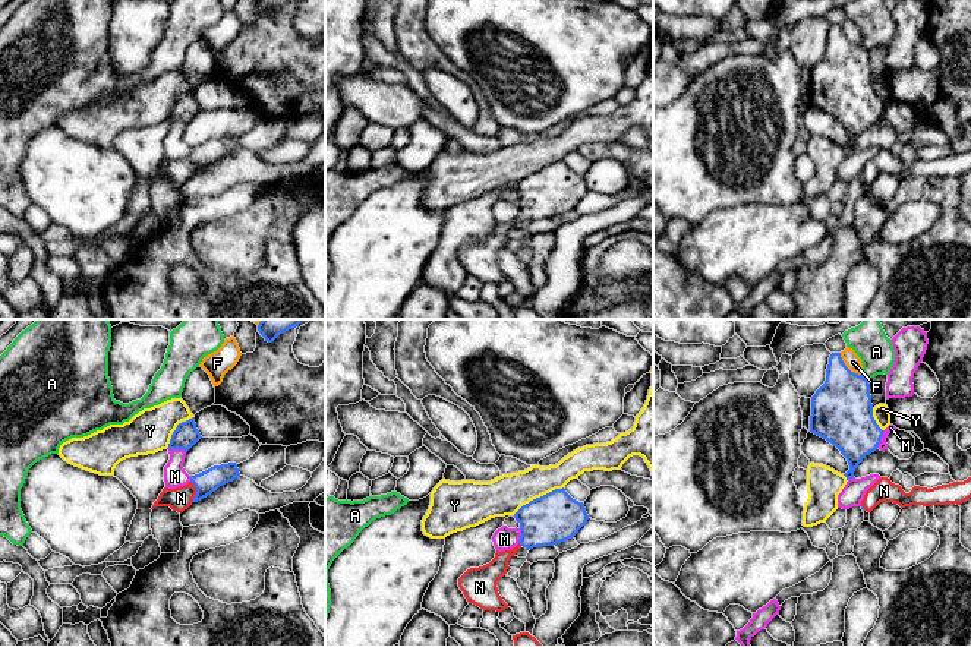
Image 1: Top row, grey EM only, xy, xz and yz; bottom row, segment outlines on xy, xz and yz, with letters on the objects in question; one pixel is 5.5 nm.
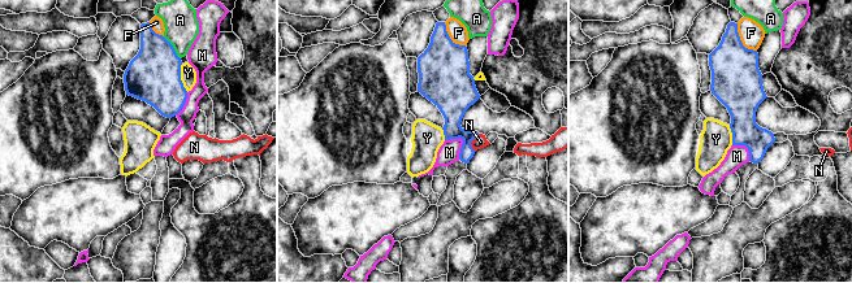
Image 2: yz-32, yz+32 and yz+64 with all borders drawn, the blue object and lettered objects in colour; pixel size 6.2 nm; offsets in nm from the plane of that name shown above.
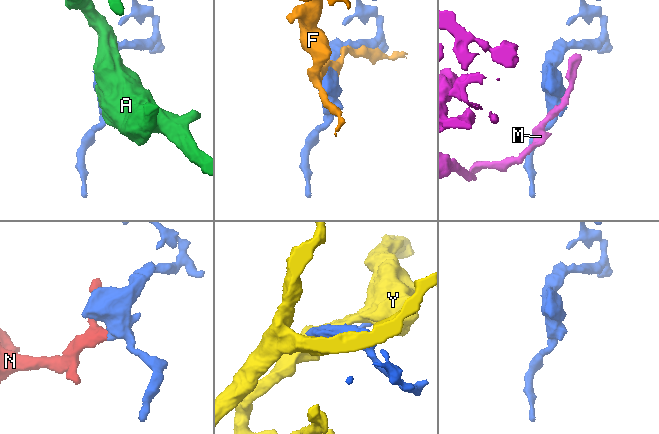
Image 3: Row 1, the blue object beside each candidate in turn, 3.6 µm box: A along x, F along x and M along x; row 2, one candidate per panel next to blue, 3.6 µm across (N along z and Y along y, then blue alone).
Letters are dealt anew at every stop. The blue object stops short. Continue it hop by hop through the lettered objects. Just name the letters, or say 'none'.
N

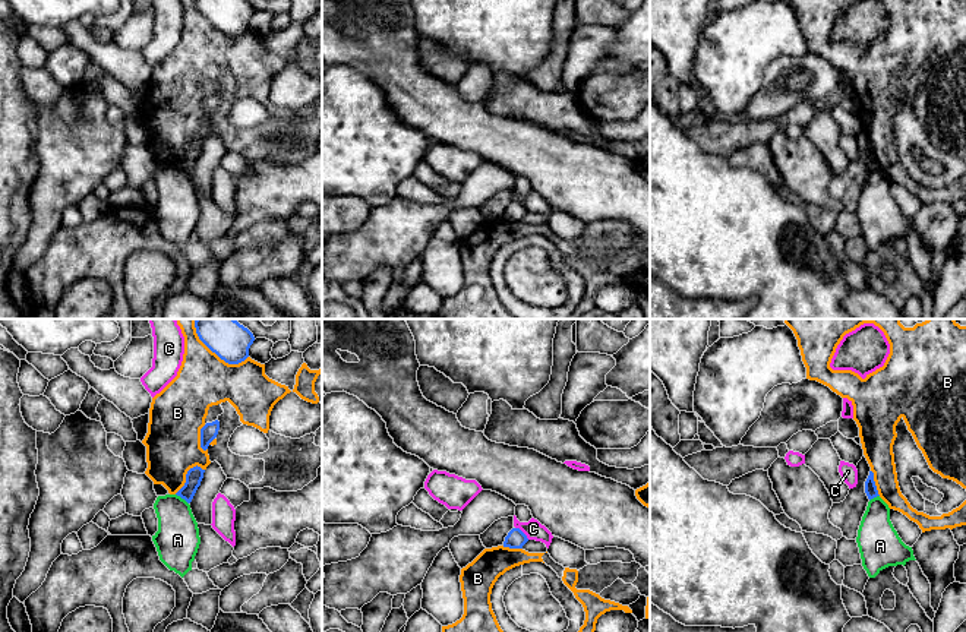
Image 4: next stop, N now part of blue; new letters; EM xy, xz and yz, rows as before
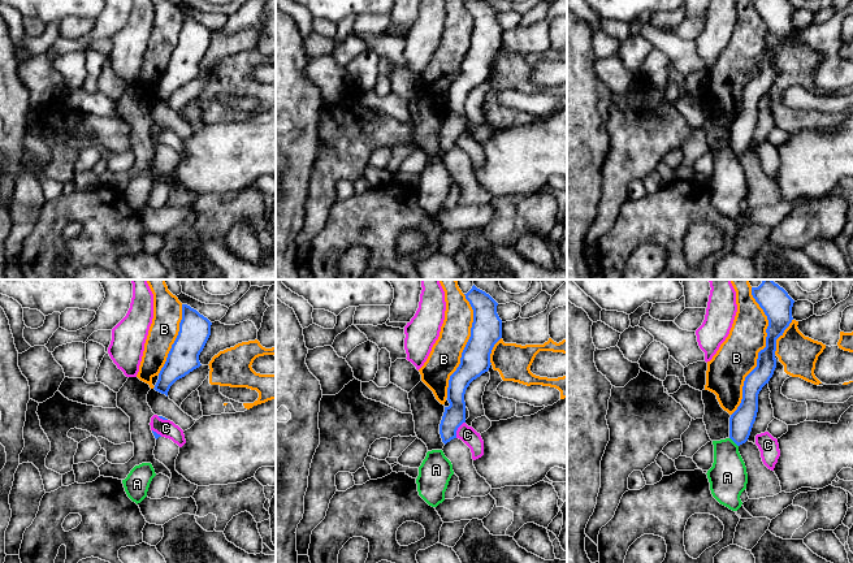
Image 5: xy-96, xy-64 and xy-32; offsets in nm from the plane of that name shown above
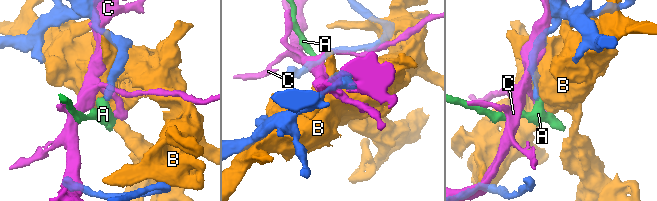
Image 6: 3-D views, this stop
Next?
none

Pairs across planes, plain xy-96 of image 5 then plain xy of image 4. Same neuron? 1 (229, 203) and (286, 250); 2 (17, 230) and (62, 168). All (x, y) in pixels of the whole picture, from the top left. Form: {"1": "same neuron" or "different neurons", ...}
{"1": "same neuron", "2": "same neuron"}

